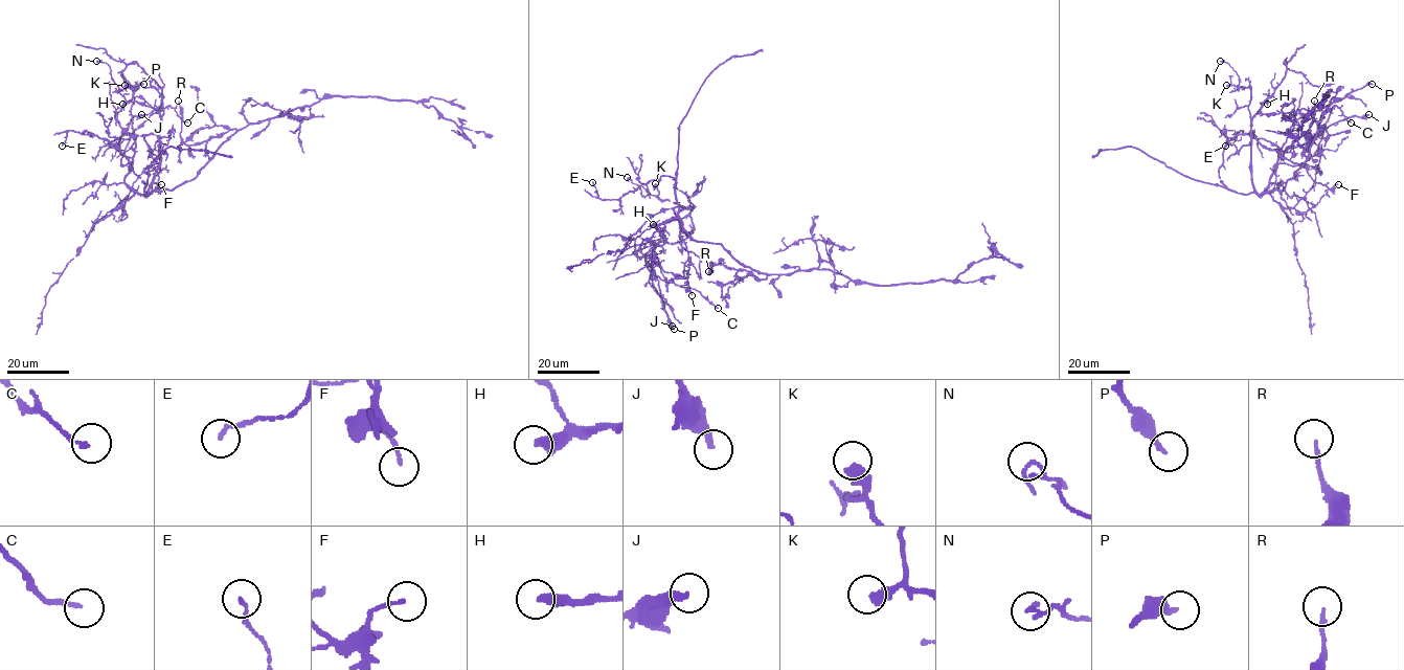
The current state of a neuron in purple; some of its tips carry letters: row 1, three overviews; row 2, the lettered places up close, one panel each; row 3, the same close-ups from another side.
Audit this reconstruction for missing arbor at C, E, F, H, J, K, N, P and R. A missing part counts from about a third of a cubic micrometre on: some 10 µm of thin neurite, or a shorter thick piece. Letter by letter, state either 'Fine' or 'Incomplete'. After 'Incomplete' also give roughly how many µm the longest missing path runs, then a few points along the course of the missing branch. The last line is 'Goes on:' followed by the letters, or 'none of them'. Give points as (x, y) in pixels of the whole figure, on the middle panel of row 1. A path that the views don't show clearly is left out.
C: Incomplete. Missing length about 2 µm
E: Fine
F: Fine
H: Incomplete. Missing length about 30 µm. Course of what is missing: (653, 224), (604, 203), (584, 181)
J: Incomplete. Missing length about 30 µm
K: Fine
N: Fine
P: Fine
R: Fine
Goes on: C, H, J

